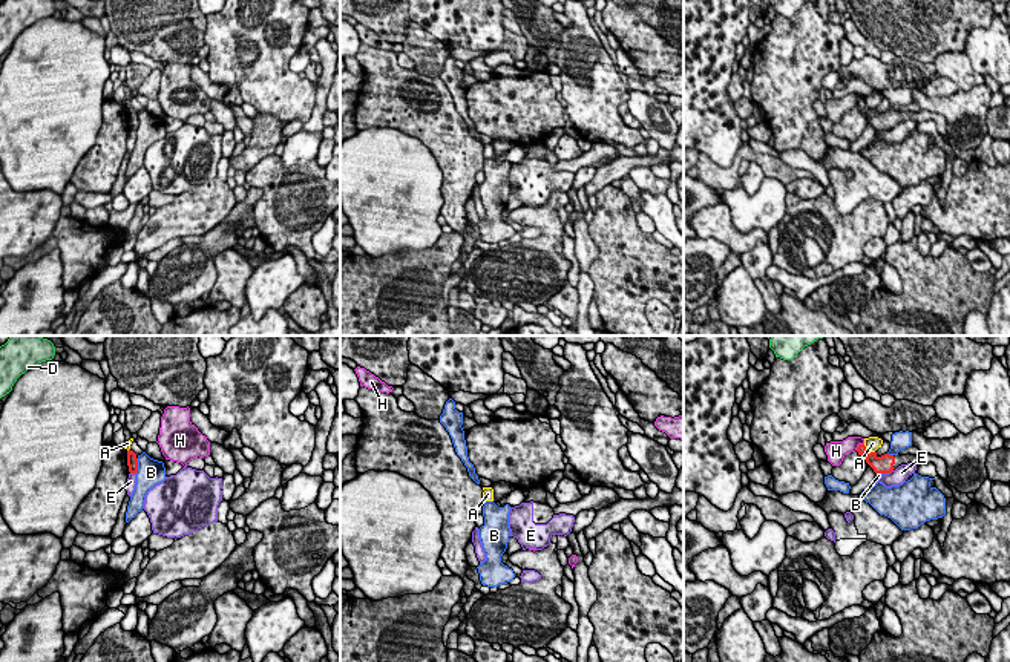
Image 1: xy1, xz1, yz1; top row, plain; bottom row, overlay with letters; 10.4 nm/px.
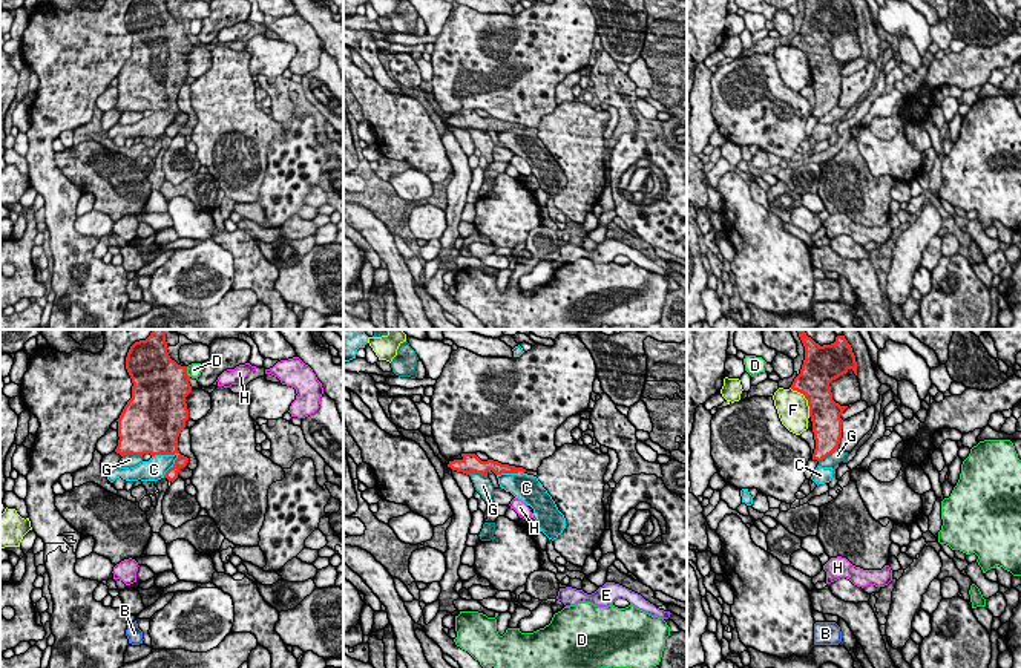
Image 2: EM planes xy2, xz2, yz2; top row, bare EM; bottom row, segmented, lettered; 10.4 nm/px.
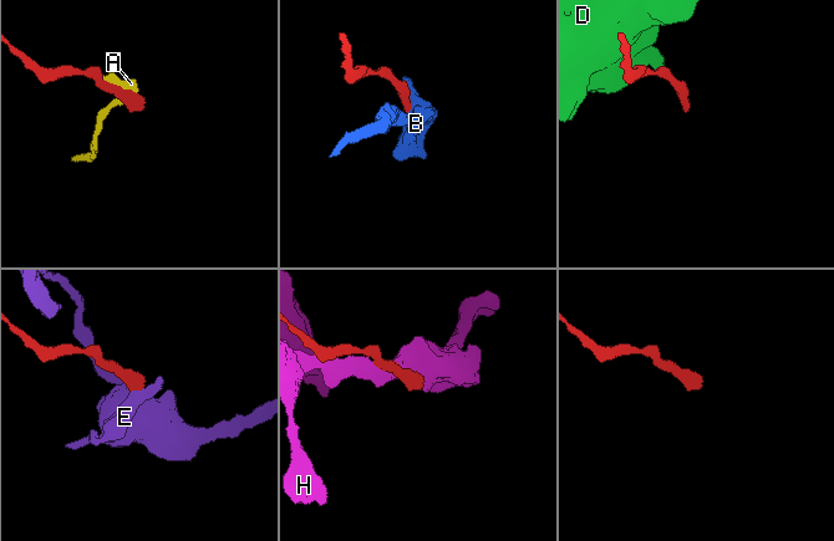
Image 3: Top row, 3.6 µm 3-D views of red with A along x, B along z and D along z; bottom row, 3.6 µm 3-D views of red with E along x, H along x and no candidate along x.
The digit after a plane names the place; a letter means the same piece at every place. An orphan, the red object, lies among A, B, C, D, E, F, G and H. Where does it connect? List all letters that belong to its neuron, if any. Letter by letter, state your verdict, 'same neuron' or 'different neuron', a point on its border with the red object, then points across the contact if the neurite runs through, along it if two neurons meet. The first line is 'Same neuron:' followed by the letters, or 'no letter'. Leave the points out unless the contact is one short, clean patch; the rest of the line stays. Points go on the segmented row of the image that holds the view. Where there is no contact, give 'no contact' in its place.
Same neuron: no letter
A: different neuron; meets red in yz1 at (865, 452)
B: different neuron; meets red in xy1 at (137, 466); border along xy1 (138, 458), (138, 469), (135, 472)
C: different neuron; meets red in xy2 at (173, 464)
D: different neuron; meets red in xy2 at (186, 371); border along xy2 (186, 366), (189, 376)
E: different neuron; meets red in yz1 at (888, 472); border along yz1 (892, 469), (885, 474)
F: different neuron; meets red in yz2 at (805, 397)
G: different neuron; meets red in xy2 at (132, 454)
H: different neuron; meets red in yz1 at (859, 446)

